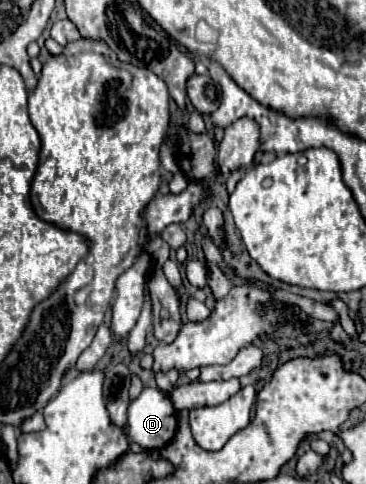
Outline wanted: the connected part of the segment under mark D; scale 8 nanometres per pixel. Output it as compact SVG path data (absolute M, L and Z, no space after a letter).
M142 389L128 407L128 435L144 451L162 449L176 433L178 417L168 393Z

